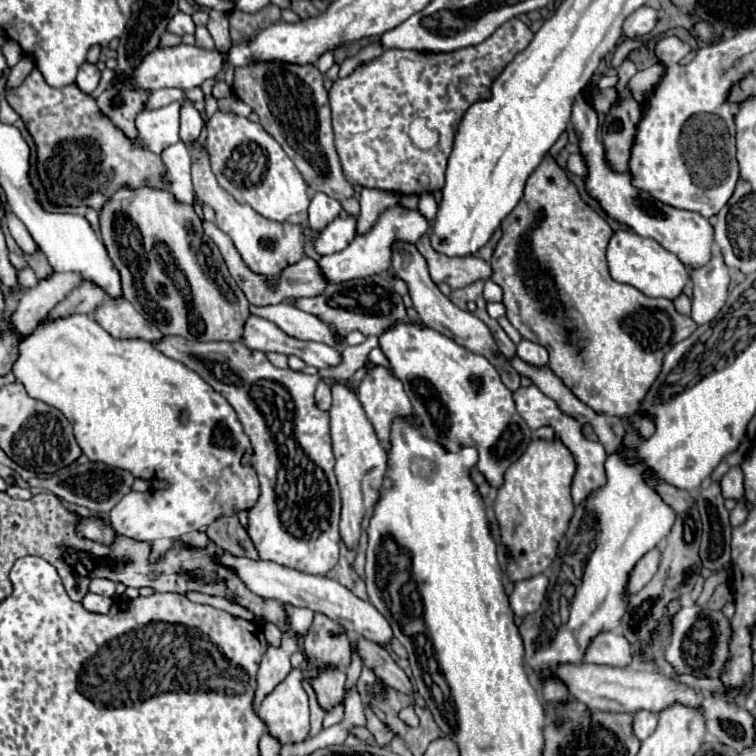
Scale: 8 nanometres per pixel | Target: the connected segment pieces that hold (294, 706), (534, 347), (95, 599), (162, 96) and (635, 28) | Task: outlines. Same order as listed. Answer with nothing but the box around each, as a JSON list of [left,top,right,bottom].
[[257,668,309,744],[517,338,547,366],[81,592,113,614],[145,88,183,110],[623,6,659,38]]

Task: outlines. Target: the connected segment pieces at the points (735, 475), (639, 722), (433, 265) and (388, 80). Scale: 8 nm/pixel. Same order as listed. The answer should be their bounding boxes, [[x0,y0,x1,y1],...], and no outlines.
[[721,466,743,500],[633,712,657,740],[417,236,491,290],[329,18,533,194]]

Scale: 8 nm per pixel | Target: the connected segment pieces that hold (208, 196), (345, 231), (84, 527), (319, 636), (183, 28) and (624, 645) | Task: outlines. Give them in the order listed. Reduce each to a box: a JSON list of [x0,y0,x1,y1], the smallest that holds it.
[[189,140,303,282],[313,218,355,254],[77,516,117,544],[303,614,351,678],[167,12,195,36],[585,632,633,668]]

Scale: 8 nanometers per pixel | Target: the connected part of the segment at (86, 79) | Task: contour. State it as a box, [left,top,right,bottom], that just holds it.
[77,62,101,92]

